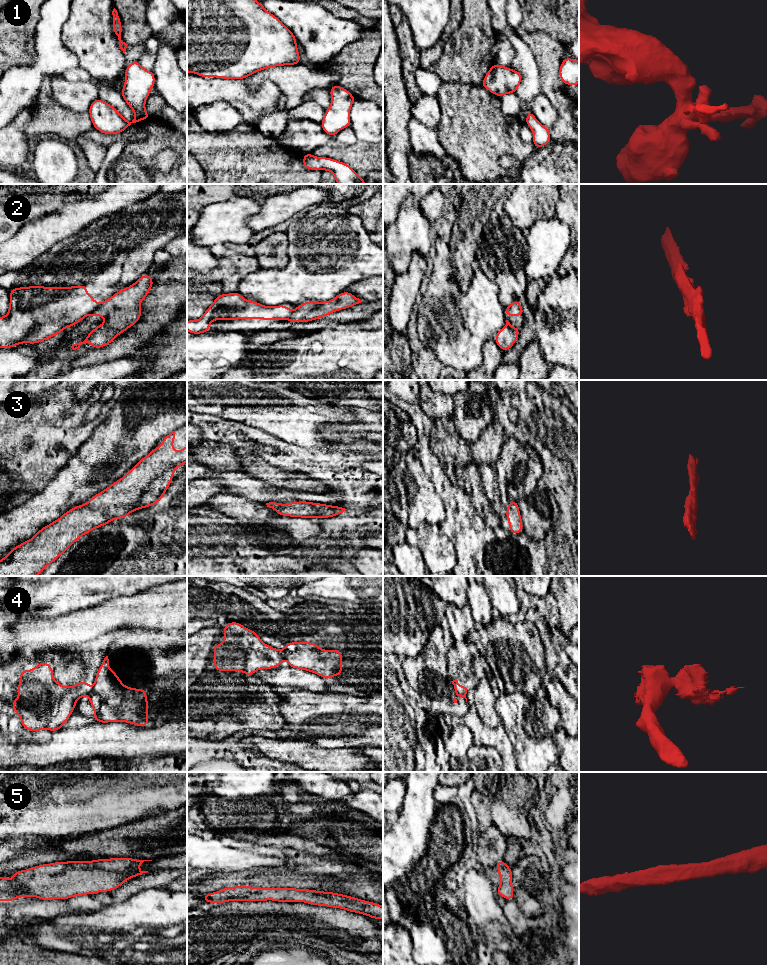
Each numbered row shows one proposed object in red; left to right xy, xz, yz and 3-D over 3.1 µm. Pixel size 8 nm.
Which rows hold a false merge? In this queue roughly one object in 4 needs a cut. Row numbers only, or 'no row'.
2, 4

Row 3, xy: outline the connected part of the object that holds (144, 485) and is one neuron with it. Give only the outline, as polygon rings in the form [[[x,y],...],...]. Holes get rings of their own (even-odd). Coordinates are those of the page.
[[[175,431],[163,438],[160,446],[141,458],[121,479],[93,496],[87,503],[65,512],[59,519],[41,528],[30,540],[15,546],[0,560],[0,576],[37,576],[68,550],[83,535],[114,519],[127,517],[133,511],[157,504],[171,484],[174,471],[187,462],[187,445],[180,451],[173,449]]]

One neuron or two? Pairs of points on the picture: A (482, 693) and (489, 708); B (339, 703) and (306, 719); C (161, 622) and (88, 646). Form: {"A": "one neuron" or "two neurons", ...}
{"A": "one neuron", "B": "one neuron", "C": "one neuron"}

